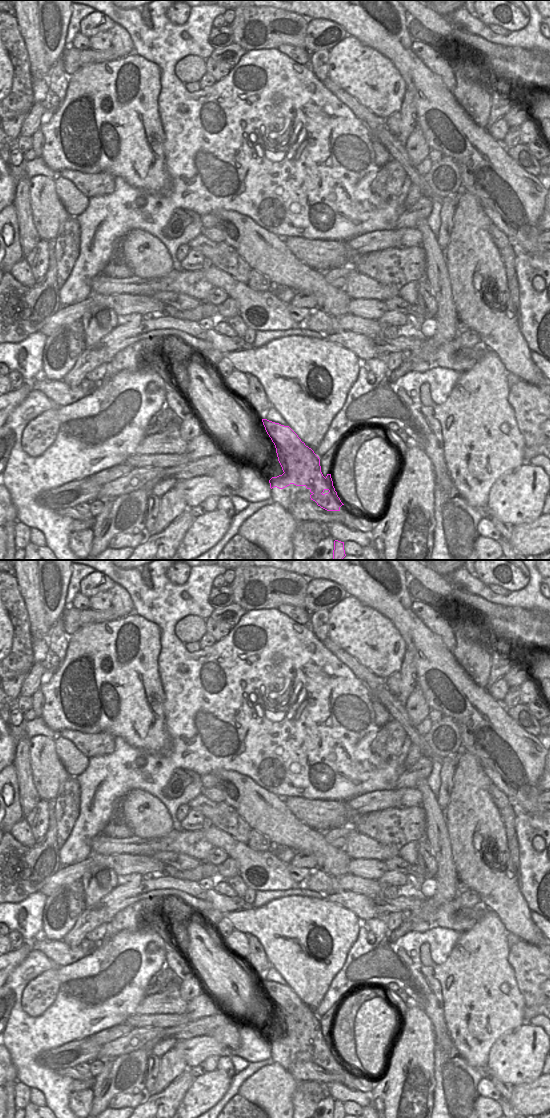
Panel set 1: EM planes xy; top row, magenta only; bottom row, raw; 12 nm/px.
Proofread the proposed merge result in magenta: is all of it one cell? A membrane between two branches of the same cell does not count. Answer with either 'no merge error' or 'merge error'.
merge error

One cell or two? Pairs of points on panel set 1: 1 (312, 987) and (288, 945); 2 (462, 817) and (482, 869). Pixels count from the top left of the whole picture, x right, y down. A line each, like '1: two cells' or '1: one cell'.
1: one cell
2: one cell

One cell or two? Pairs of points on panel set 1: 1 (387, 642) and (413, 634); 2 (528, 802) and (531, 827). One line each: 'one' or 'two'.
1: two
2: two

